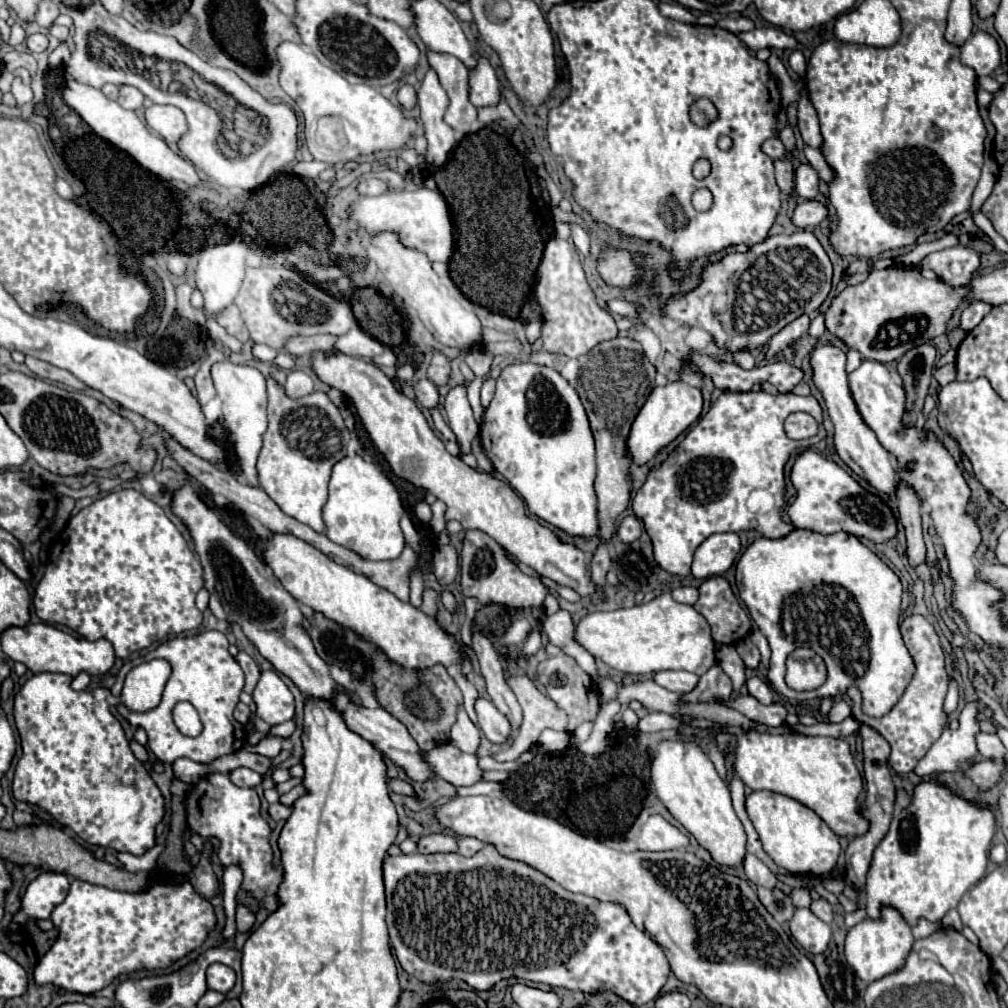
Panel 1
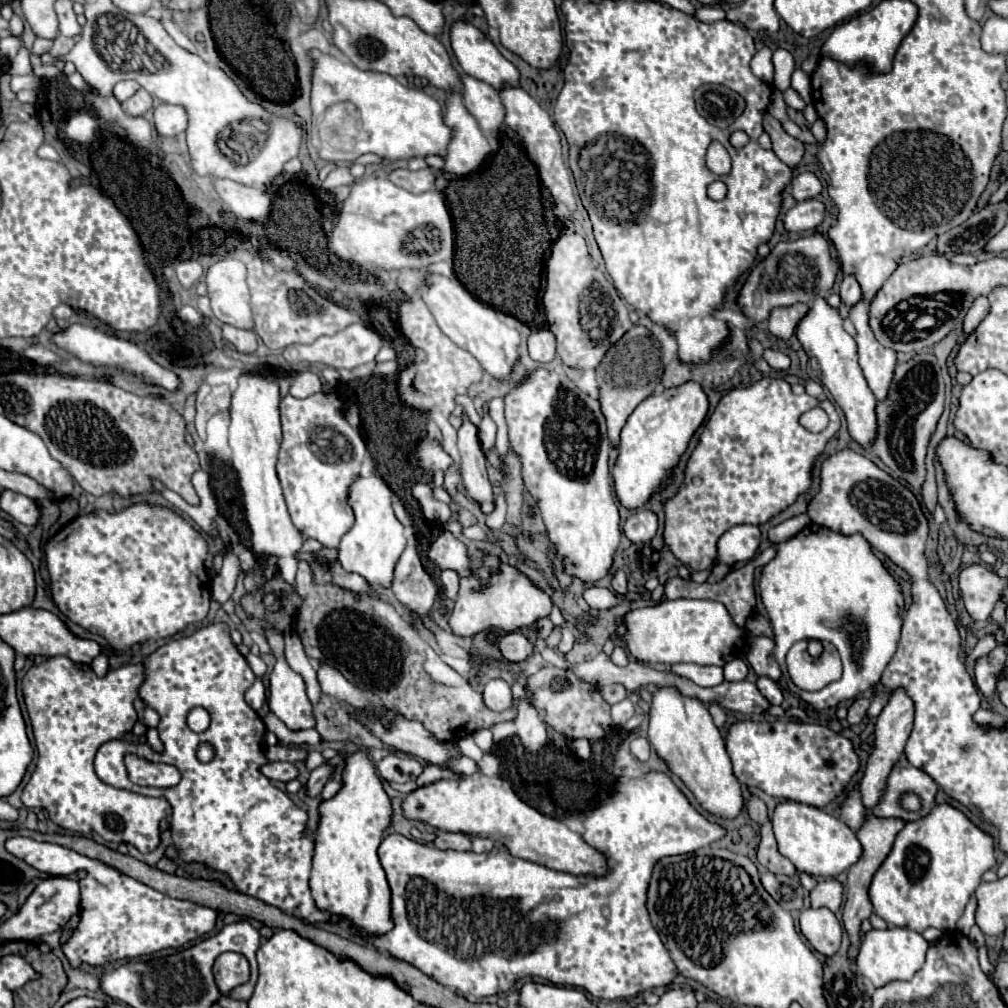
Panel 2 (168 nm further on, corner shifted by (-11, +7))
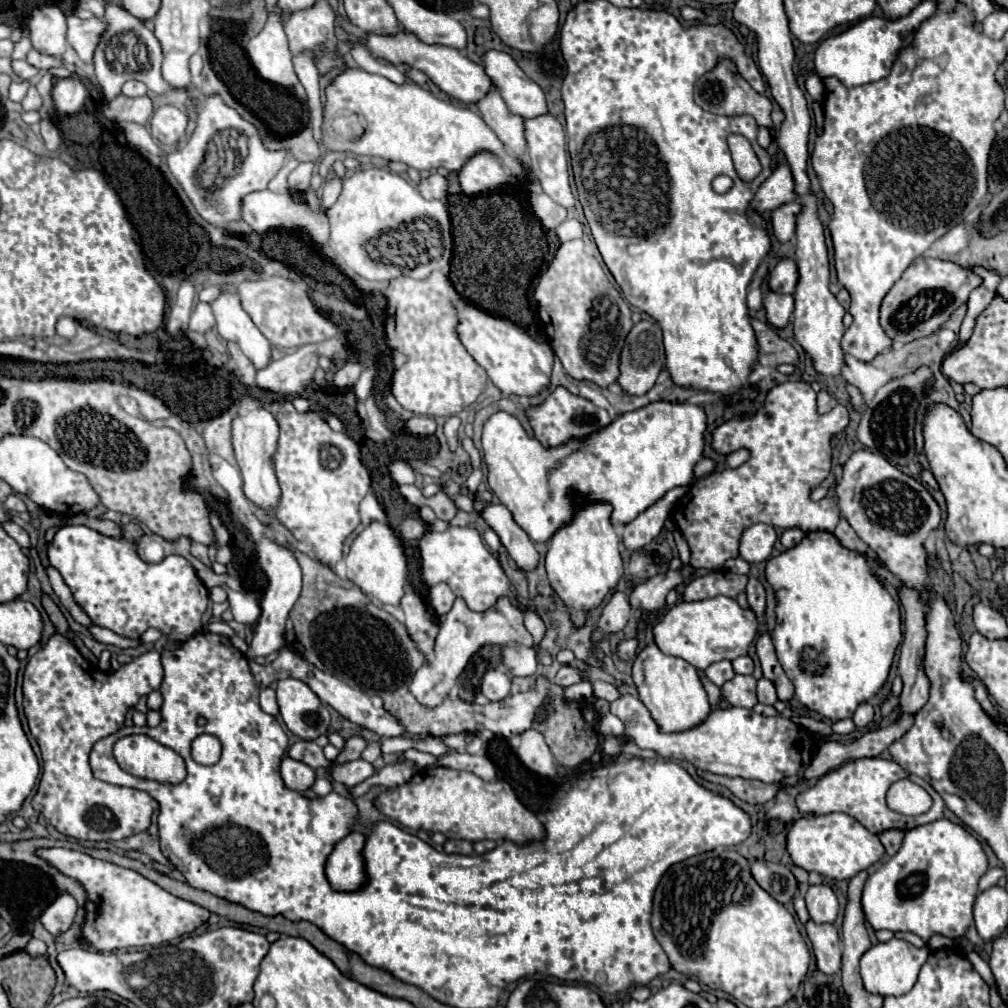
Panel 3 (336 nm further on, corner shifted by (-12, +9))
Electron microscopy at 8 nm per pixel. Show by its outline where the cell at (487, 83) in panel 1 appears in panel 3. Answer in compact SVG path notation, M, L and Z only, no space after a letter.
M550 113L538 115L534 119L524 119L524 137L526 137L530 161L532 161L532 171L538 177L544 193L564 207L574 207L576 199L570 189L570 175L566 175L568 173L566 171L568 169L566 137L564 137L564 129L562 129L560 121Z

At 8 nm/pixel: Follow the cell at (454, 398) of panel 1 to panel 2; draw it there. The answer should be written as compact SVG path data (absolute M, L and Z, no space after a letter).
M463 415L463 427L459 429L459 451L463 489L475 503L479 503L481 511L489 515L495 509L495 499L485 471L485 453L477 439L477 427L467 419L467 415Z

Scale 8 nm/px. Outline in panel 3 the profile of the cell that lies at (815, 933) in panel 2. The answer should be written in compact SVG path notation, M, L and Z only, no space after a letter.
M808 919L806 933L812 941L816 965L822 973L838 973L840 971L840 955L842 955L842 943L838 937L838 931L832 923L814 923Z

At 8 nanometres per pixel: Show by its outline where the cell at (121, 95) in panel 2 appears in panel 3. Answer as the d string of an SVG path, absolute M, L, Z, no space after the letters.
M126 81L124 87L122 87L122 93L126 97L140 97L140 95L146 95L146 85L140 83L140 81Z

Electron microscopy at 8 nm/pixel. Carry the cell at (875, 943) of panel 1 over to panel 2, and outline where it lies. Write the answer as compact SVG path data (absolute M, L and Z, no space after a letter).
M891 927L887 931L873 929L865 935L861 943L857 969L875 987L885 987L891 981L909 981L923 967L927 949L929 949L929 943L923 939L923 935L911 929L901 929L901 927Z

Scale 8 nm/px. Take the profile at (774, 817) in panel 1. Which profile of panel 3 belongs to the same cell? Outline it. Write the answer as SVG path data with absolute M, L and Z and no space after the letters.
M846 813L802 815L788 827L786 851L798 867L816 871L830 879L850 879L858 871L872 867L884 857L884 847L878 837Z

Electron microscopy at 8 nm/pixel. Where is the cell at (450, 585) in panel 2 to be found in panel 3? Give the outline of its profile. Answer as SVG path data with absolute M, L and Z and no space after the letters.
M438 583L430 589L430 605L434 607L438 617L444 617L452 609L454 599L456 599L456 595L448 587L448 583Z

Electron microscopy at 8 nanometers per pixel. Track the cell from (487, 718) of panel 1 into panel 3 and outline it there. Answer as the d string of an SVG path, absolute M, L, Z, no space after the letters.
M488 671L482 679L482 693L490 701L502 701L510 693L510 677L502 671Z

